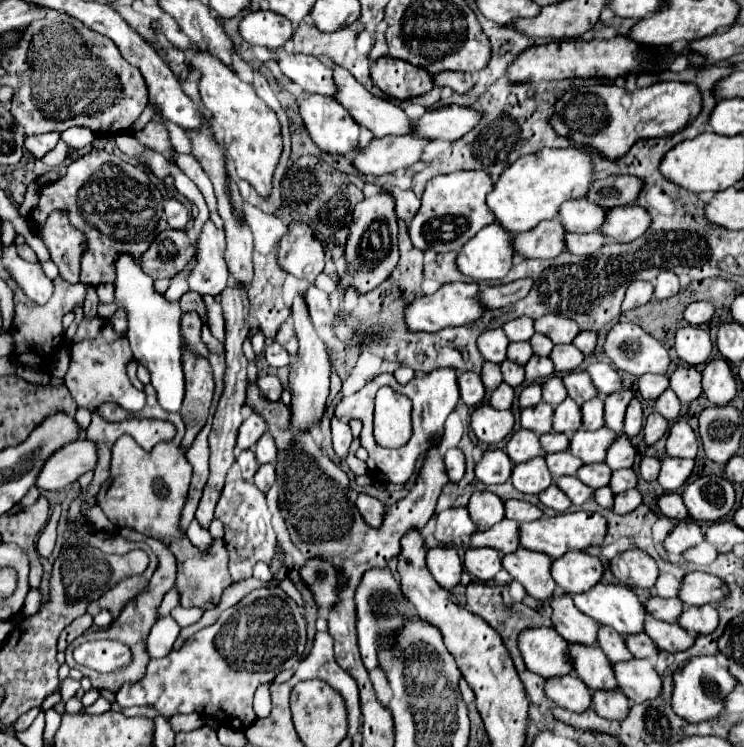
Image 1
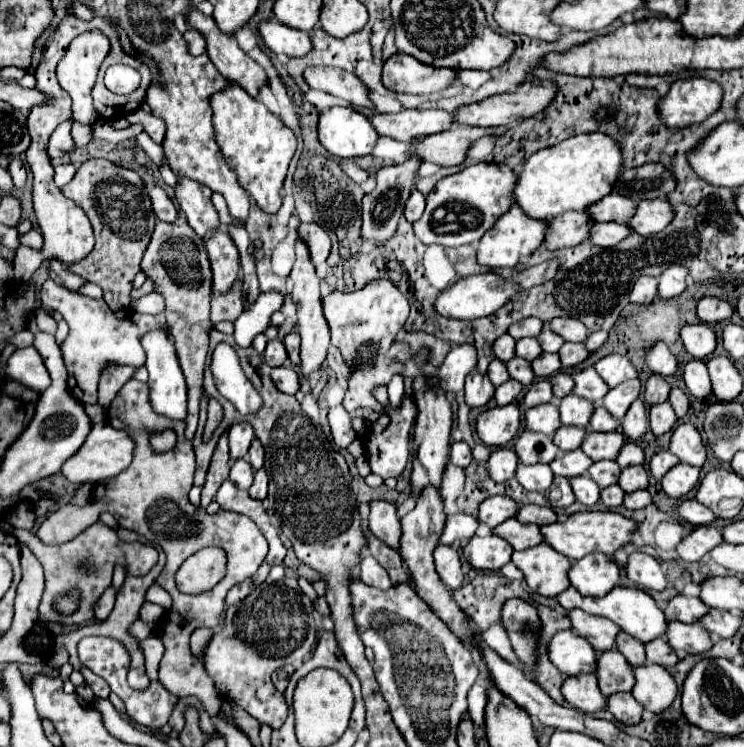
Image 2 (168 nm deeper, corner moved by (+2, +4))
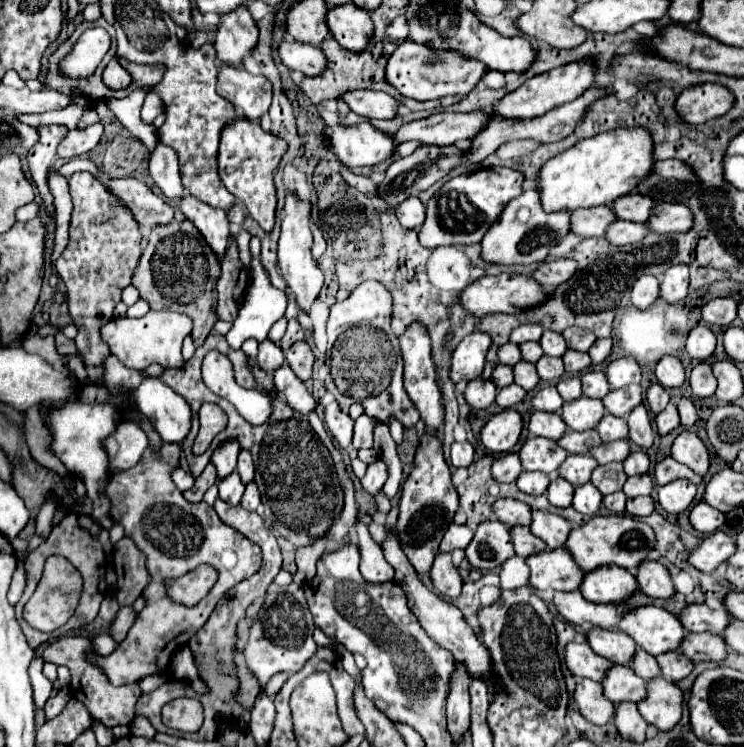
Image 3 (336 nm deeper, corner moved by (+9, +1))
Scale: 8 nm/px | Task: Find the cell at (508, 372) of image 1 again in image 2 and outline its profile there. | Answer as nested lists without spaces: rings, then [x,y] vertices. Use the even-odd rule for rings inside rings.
[[[513,358],[509,364],[507,364],[507,368],[509,368],[509,374],[511,374],[511,378],[515,378],[515,380],[519,380],[523,386],[529,386],[529,384],[533,384],[533,380],[535,380],[535,374],[533,374],[533,368],[531,368],[531,362],[527,362],[527,360],[523,360],[523,358]]]

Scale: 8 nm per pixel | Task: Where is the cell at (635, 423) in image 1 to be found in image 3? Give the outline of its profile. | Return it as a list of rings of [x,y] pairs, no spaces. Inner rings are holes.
[[[640,403],[638,407],[634,407],[632,413],[626,417],[626,423],[628,423],[628,431],[630,431],[628,433],[630,441],[648,449],[654,441],[654,431],[652,431],[652,425],[650,425],[650,415],[648,415],[646,405]]]

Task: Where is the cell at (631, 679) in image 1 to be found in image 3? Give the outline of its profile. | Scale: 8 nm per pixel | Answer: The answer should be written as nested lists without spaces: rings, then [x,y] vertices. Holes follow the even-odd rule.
[[[662,677],[648,681],[646,697],[638,701],[640,715],[660,731],[672,729],[682,717],[682,691]]]

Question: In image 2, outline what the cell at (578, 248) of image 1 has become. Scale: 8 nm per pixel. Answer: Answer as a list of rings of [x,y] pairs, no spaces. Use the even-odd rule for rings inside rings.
[[[597,222],[597,224],[593,224],[593,228],[591,228],[589,240],[591,240],[593,244],[597,244],[597,246],[607,248],[607,246],[611,246],[611,244],[621,242],[621,240],[627,238],[631,232],[633,232],[633,230],[629,230],[627,224],[617,224],[617,222],[601,222],[601,224],[599,224],[599,222]]]

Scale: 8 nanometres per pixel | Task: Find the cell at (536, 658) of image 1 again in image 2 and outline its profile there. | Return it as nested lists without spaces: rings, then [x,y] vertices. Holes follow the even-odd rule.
[[[563,630],[553,636],[549,658],[567,676],[577,676],[583,672],[595,672],[599,654],[589,642],[585,642],[585,638],[577,636],[573,630]]]

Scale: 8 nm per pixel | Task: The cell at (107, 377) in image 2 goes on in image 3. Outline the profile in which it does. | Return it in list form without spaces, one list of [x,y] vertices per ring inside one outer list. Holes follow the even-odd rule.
[[[86,171],[74,173],[70,177],[70,195],[74,203],[70,243],[54,267],[66,285],[70,317],[78,329],[74,343],[78,357],[86,365],[88,383],[106,387],[104,359],[110,357],[110,349],[100,339],[98,329],[102,323],[112,319],[112,311],[120,303],[122,289],[130,285],[132,273],[142,253],[142,235],[132,211],[116,195],[112,195],[96,175]]]

